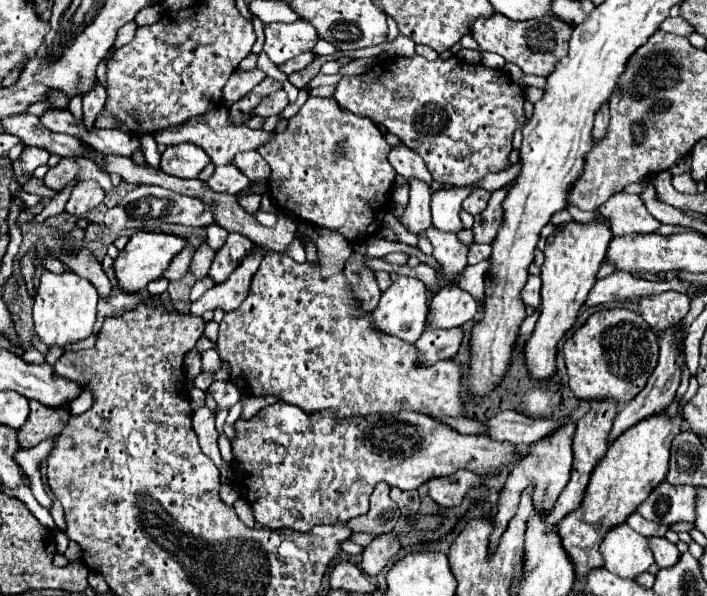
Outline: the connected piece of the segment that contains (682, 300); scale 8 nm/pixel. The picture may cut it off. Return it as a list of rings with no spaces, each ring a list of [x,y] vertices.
[[[669,290],[655,296],[643,296],[639,300],[639,310],[647,324],[661,330],[685,318],[685,314],[689,312],[689,304],[691,300],[685,294]]]

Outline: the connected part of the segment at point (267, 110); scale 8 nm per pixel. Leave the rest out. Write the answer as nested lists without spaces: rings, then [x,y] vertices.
[[[279,88],[279,90],[275,90],[275,92],[271,92],[269,96],[263,98],[263,102],[255,108],[255,114],[265,116],[265,118],[267,116],[277,116],[277,114],[281,114],[285,110],[287,104],[289,104],[287,92],[283,88]]]

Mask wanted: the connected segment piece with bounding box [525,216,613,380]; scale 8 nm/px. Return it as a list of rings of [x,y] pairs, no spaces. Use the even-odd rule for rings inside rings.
[[[599,216],[589,222],[567,222],[557,226],[555,232],[547,238],[545,244],[545,262],[541,266],[541,316],[531,338],[525,344],[525,358],[531,376],[549,378],[555,374],[555,354],[557,344],[565,336],[565,332],[575,324],[579,308],[585,304],[589,290],[597,280],[597,272],[601,262],[605,260],[605,252],[609,248],[613,234],[609,228],[609,220]]]

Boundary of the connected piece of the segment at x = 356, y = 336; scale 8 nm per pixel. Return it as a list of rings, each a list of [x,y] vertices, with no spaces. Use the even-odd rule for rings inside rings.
[[[269,252],[251,282],[249,296],[235,312],[223,316],[215,348],[227,364],[231,382],[245,396],[277,396],[281,402],[295,404],[307,414],[331,408],[337,418],[349,420],[351,416],[359,418],[367,414],[397,416],[397,412],[417,412],[437,422],[463,416],[467,406],[465,386],[461,384],[463,366],[453,358],[433,366],[417,364],[419,354],[415,344],[407,344],[385,332],[375,332],[371,328],[371,312],[357,316],[359,308],[359,298],[353,294],[343,270],[325,280],[319,262],[299,264],[287,254]]]

